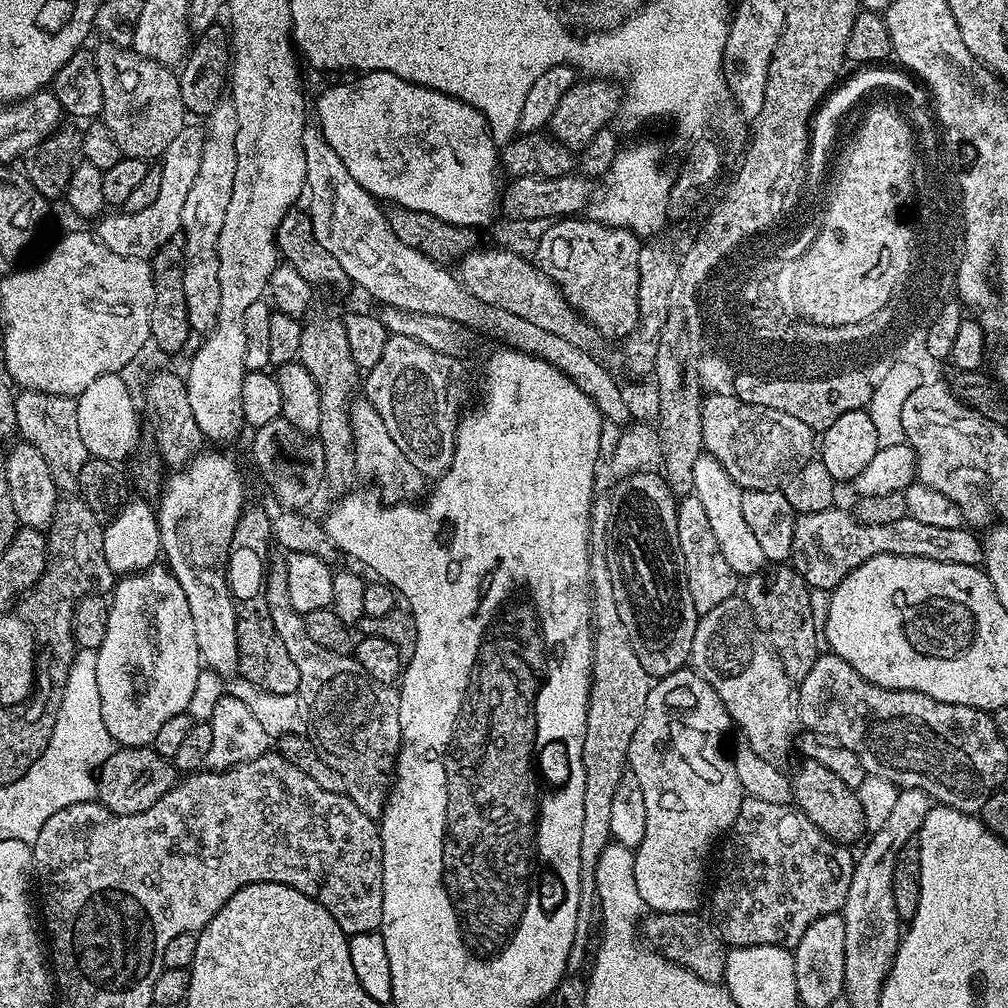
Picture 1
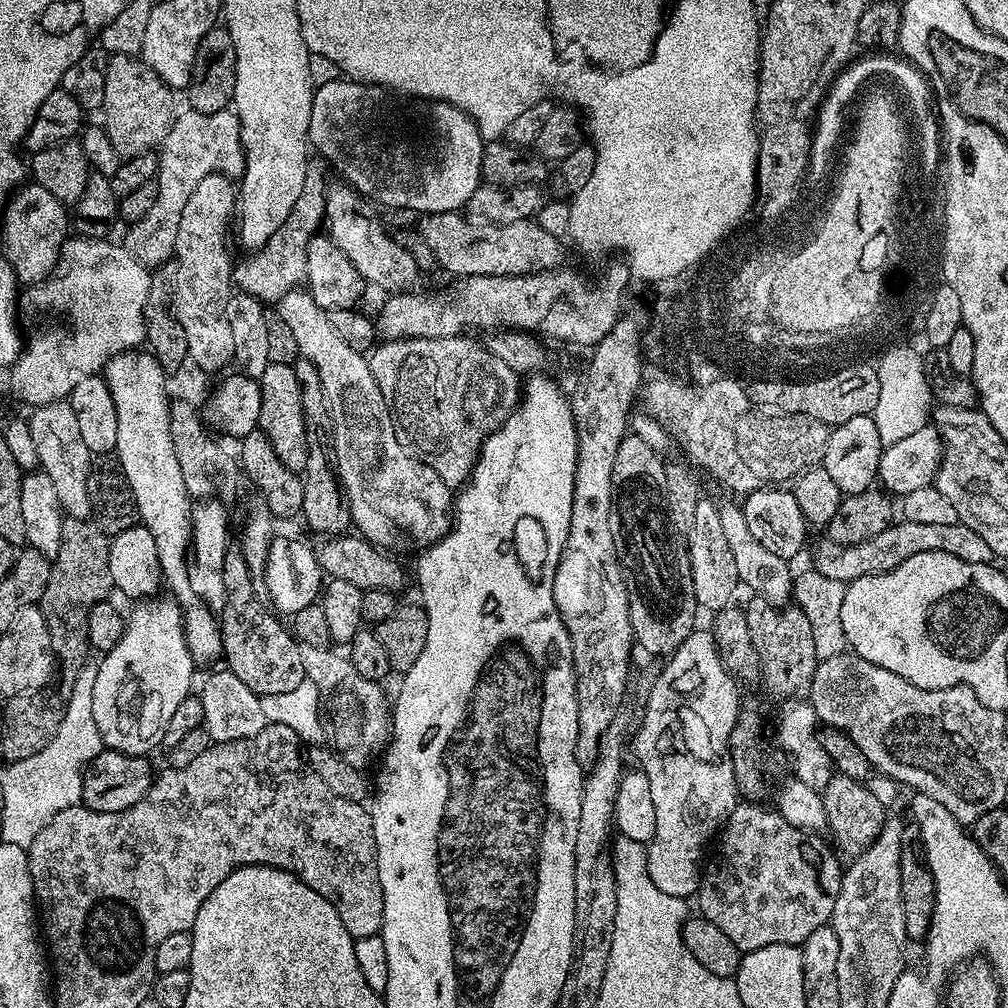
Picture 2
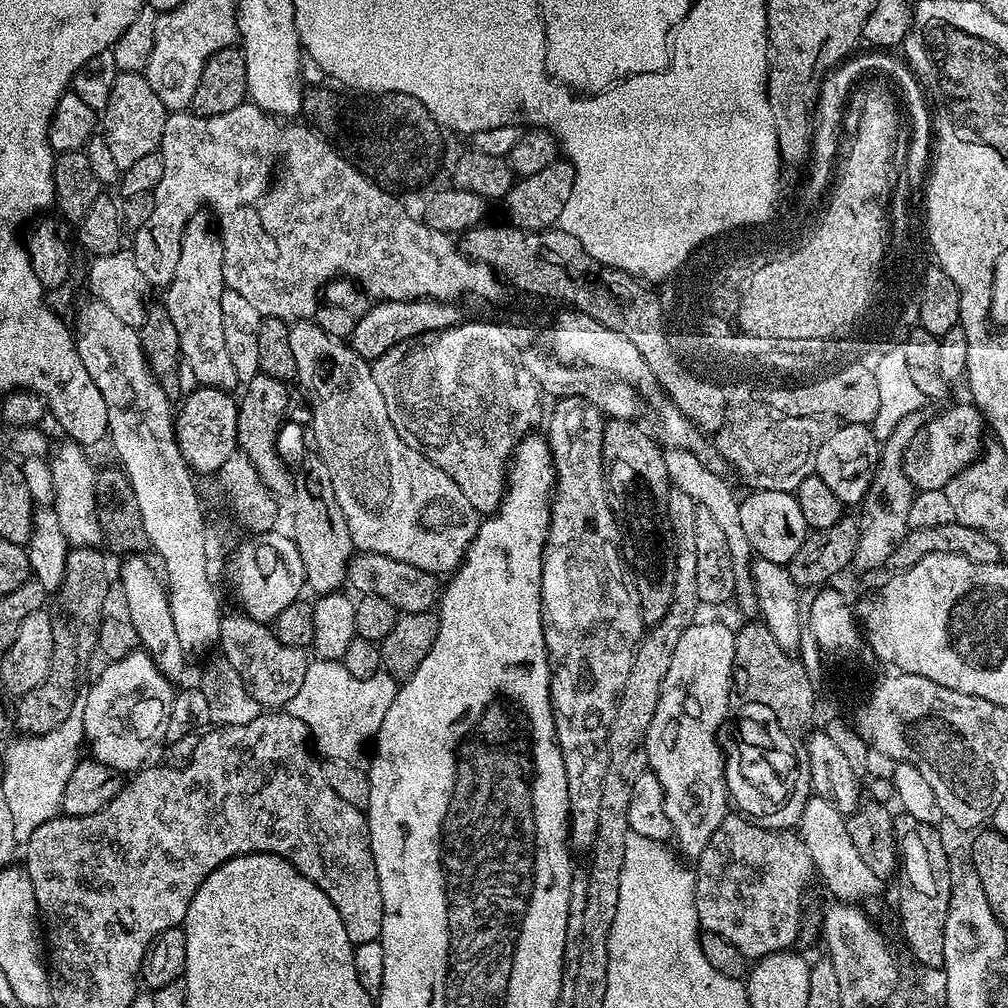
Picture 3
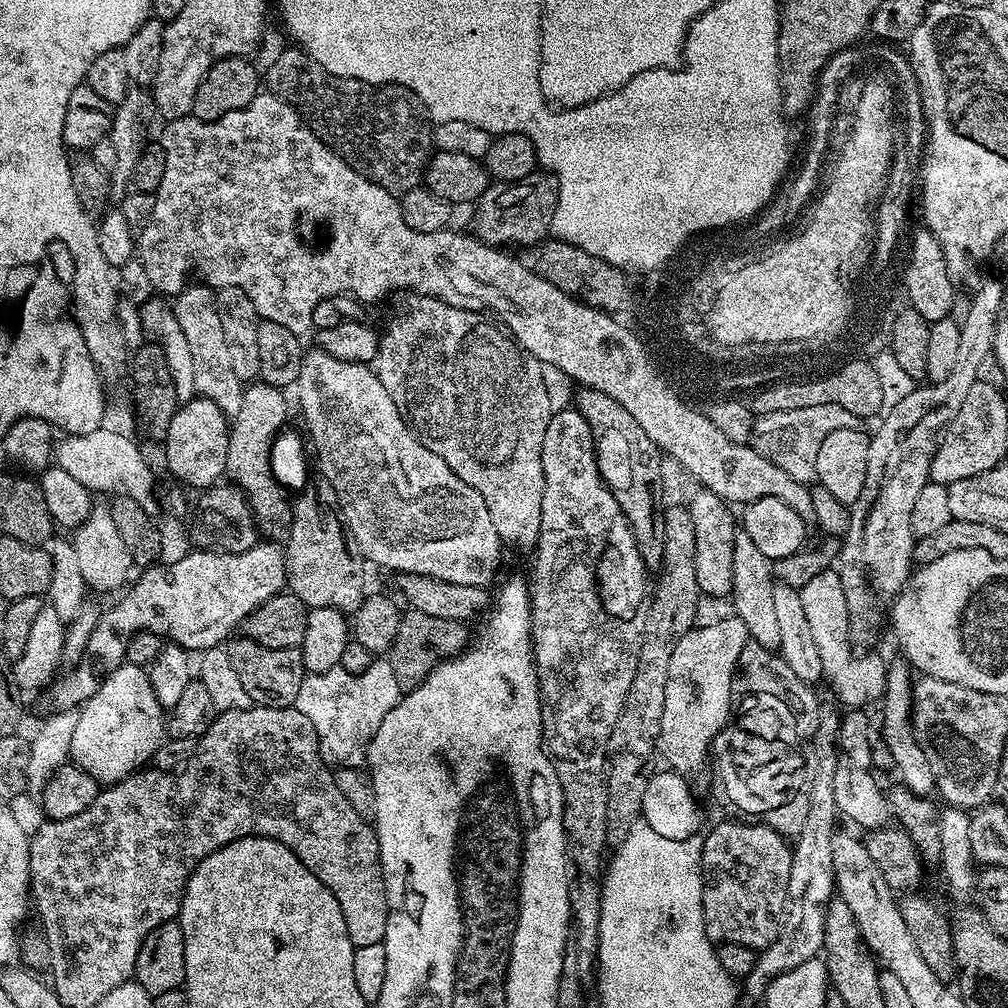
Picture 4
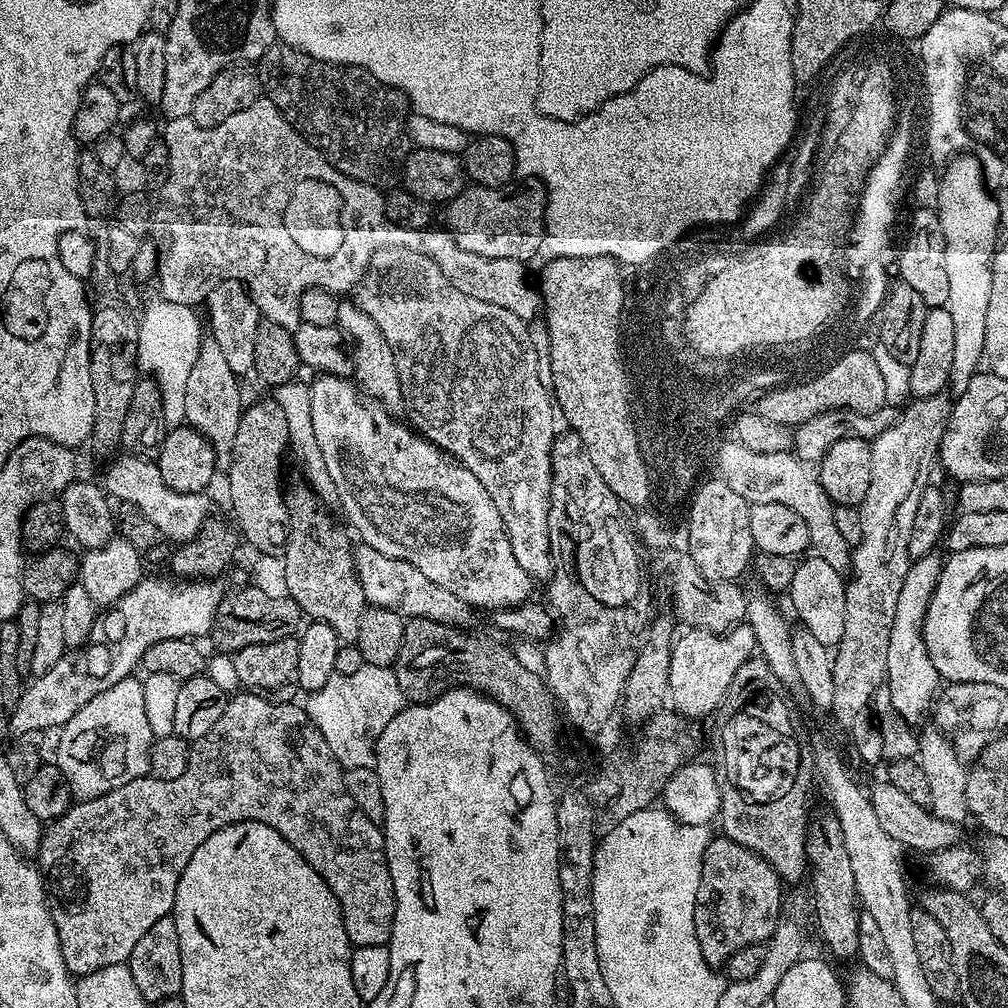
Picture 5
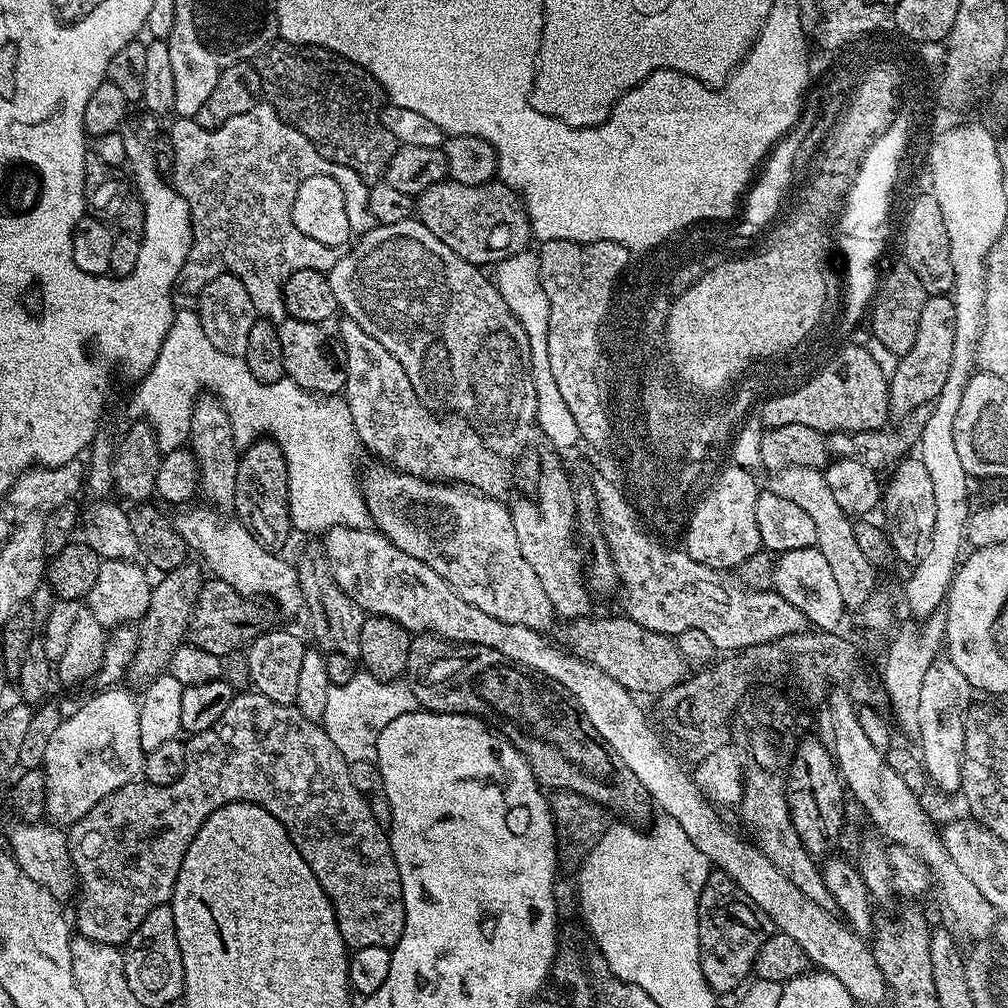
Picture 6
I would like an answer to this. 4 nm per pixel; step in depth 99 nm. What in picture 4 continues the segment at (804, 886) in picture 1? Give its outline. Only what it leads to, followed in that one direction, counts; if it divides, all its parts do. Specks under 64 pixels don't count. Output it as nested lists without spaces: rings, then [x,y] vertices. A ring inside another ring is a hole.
[[[724,820],[721,824],[714,825],[708,836],[703,837],[700,871],[704,878],[704,929],[708,939],[717,945],[741,944],[747,948],[763,950],[770,946],[770,942],[774,942],[774,938],[778,938],[780,921],[784,918],[784,909],[788,907],[793,845],[785,837],[768,828],[767,823],[736,820]]]

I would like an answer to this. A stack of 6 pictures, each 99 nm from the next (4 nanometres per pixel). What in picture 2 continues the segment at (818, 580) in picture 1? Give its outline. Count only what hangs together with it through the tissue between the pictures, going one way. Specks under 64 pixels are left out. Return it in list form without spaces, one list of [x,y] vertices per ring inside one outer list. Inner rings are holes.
[[[901,519],[899,522],[893,522],[886,530],[882,530],[882,534],[874,534],[874,538],[866,538],[866,542],[827,547],[817,550],[814,568],[826,578],[838,579],[846,585],[863,576],[894,570],[894,566],[906,562],[906,558],[914,558],[914,554],[927,552],[954,554],[954,558],[962,558],[962,562],[975,564],[992,564],[994,560],[990,545],[982,539],[982,534],[974,534],[970,526],[961,523],[942,526]]]

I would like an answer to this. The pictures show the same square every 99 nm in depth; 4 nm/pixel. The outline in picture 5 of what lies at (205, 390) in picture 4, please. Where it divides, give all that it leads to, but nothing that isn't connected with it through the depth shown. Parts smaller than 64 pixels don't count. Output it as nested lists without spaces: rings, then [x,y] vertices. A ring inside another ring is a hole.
[[[210,338],[201,339],[198,358],[190,370],[190,378],[186,378],[186,410],[184,411],[184,419],[187,427],[201,432],[206,438],[206,442],[210,442],[210,446],[216,455],[216,467],[220,470],[227,469],[234,450],[234,434],[238,434],[238,422],[242,411],[240,384],[241,381],[234,374],[234,370],[230,370],[230,365],[226,363],[226,358],[222,354],[222,349],[218,346],[218,342],[214,342]]]

